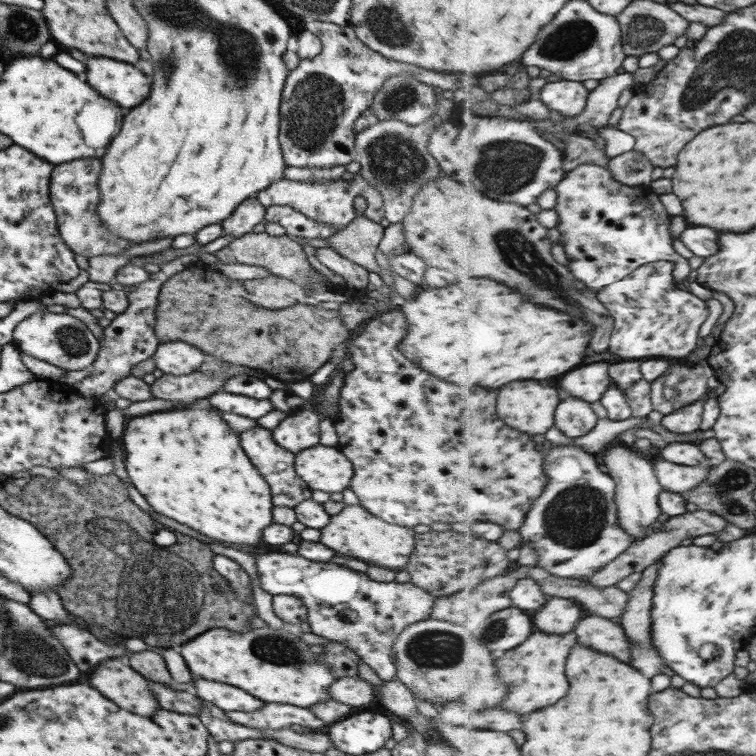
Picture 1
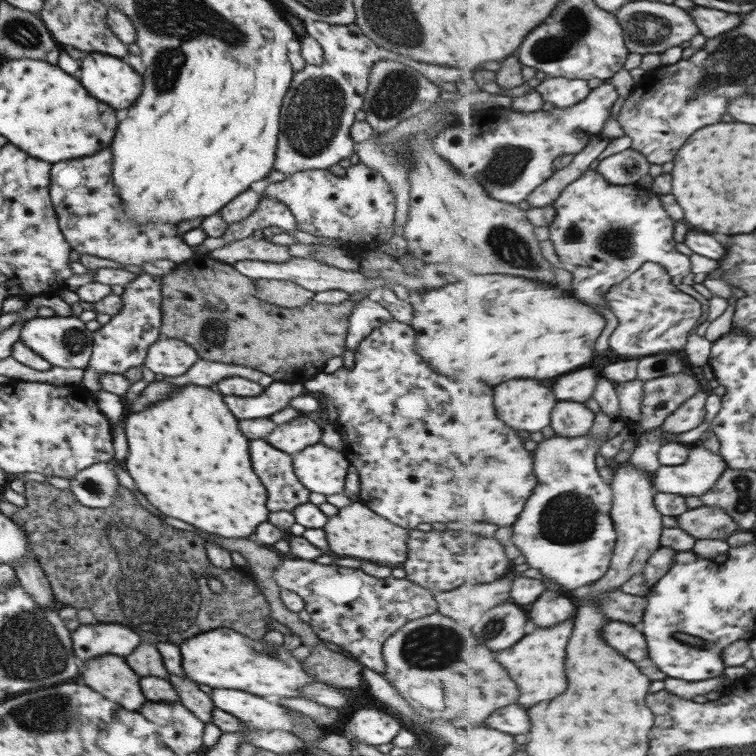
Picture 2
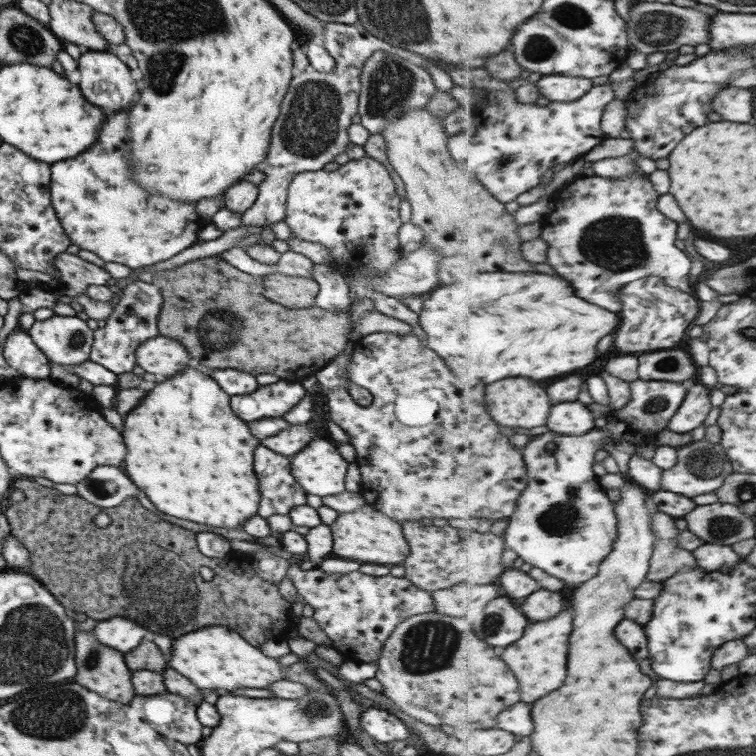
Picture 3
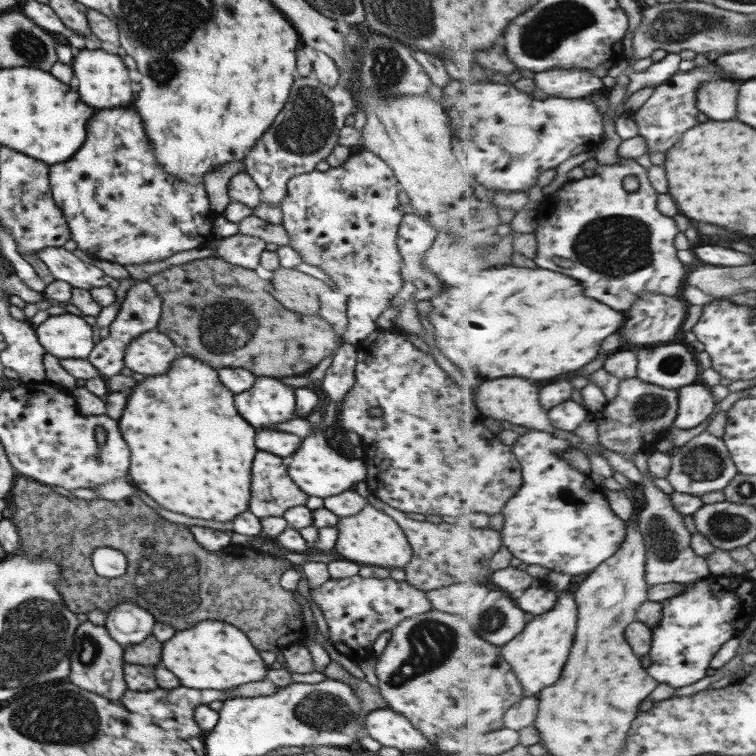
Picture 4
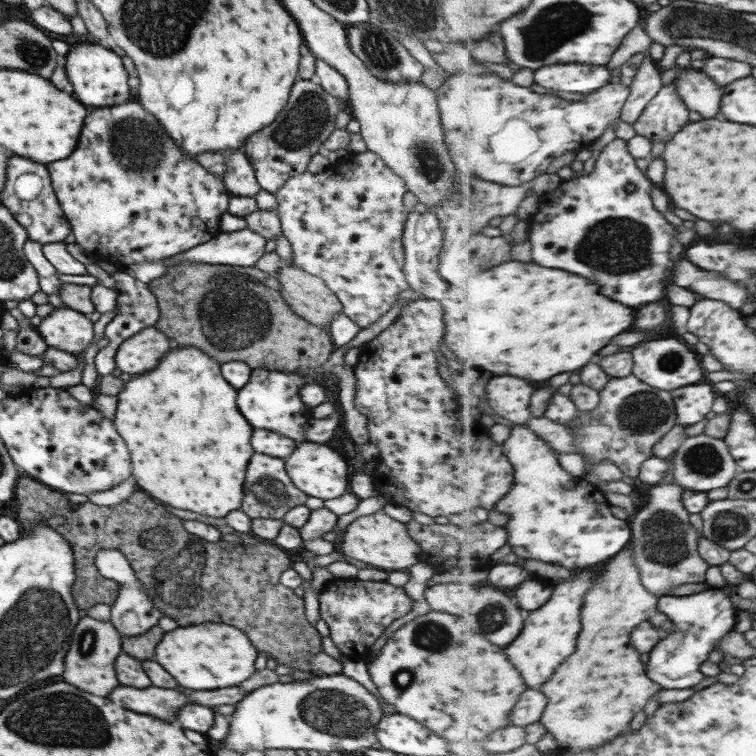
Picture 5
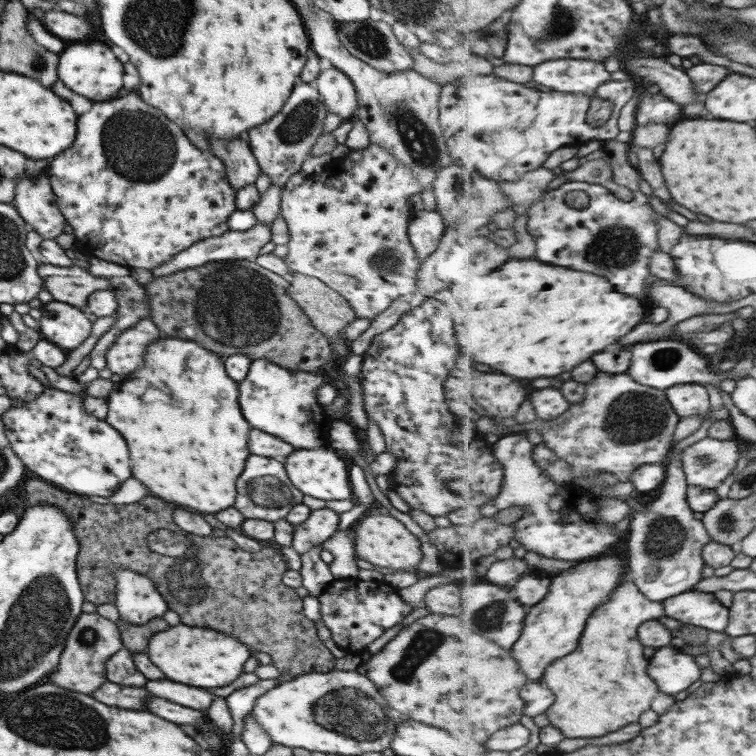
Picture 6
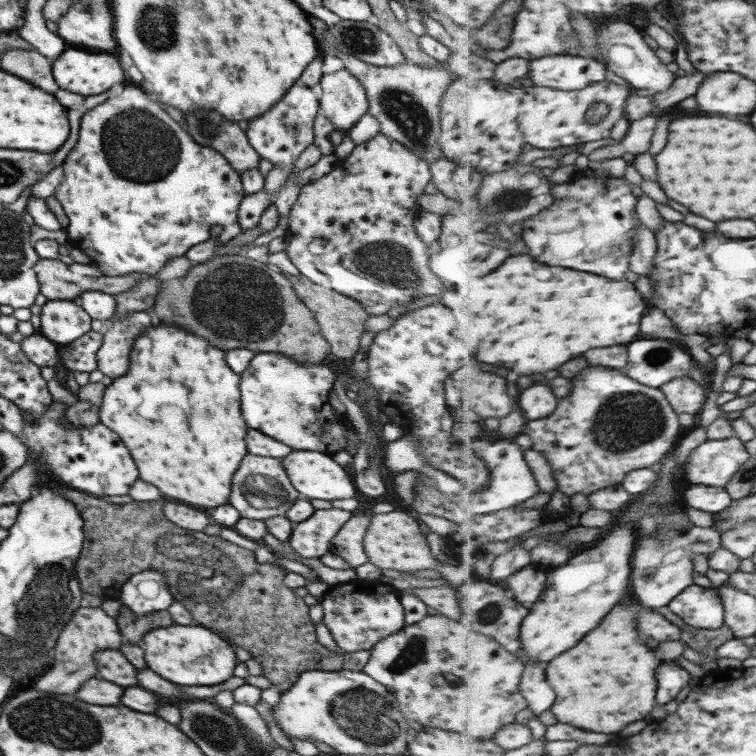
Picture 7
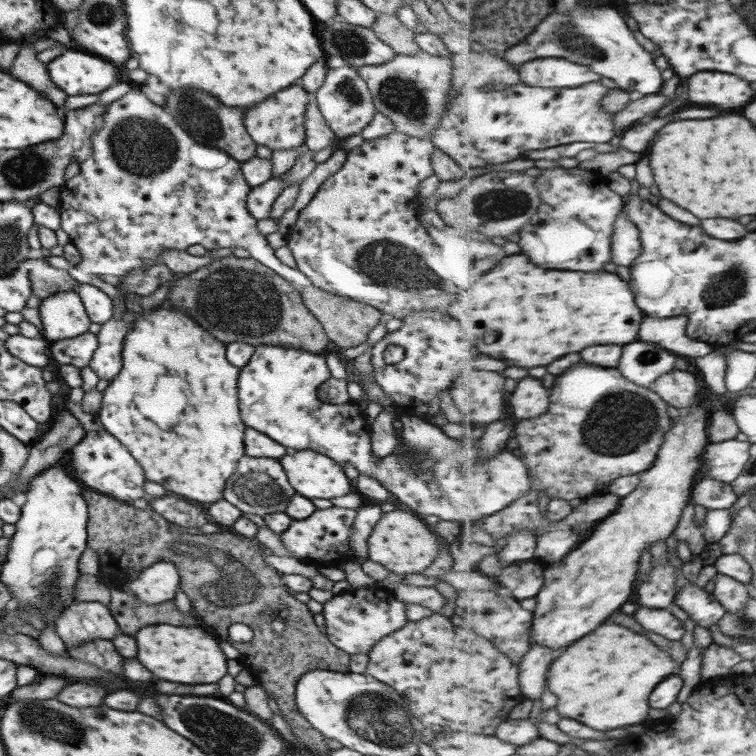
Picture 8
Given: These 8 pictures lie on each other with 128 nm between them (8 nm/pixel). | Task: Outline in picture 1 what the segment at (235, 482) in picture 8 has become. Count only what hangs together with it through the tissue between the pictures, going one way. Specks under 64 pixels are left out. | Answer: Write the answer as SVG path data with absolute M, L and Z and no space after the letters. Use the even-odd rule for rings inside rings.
M260 426L248 429L248 432L240 434L240 444L242 444L246 456L256 466L256 470L270 484L274 506L290 506L290 508L294 508L296 504L300 504L300 502L304 502L304 500L308 500L312 496L311 488L308 488L308 485L300 480L297 472L294 472L294 454L286 452L284 448L278 446L272 440L272 432L270 430Z

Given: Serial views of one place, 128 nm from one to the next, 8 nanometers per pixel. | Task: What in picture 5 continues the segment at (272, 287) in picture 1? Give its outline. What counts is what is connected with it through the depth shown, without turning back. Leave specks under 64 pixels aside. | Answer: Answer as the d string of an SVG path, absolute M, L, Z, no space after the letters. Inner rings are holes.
M288 265L279 269L277 279L281 284L279 292L282 298L298 316L301 316L310 324L328 329L333 316L343 312L343 304L320 277L304 272L304 270L298 267Z

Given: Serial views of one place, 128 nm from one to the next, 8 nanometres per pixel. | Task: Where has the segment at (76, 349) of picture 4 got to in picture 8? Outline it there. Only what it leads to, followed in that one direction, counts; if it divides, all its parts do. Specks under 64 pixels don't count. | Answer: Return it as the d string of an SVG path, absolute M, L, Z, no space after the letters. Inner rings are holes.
M76 290L58 291L43 299L38 310L44 328L41 334L50 342L80 336L92 324Z

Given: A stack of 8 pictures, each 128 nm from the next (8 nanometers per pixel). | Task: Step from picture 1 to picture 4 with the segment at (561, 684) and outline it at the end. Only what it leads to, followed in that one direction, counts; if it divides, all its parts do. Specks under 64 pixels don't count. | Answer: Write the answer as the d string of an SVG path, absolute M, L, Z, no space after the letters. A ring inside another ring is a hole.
M562 592L560 600L554 610L536 616L532 624L524 630L524 636L518 636L512 644L504 646L506 660L516 668L520 680L524 680L524 688L529 696L538 696L544 688L554 686L564 672L564 666L570 660L576 632L578 632L578 620L580 620L580 608L574 592Z

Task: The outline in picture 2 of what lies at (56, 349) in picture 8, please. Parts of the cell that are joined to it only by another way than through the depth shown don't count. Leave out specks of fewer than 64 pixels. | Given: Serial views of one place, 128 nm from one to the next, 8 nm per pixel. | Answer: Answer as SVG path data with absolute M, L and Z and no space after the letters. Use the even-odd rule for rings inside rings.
M147 274L138 275L132 282L126 283L120 289L121 309L118 314L111 316L111 319L105 325L93 332L93 351L91 352L91 360L88 367L84 370L84 379L81 385L93 394L100 392L100 376L104 374L124 375L130 368L139 367L145 362L147 348L154 344L162 337L161 330L161 276L153 276Z

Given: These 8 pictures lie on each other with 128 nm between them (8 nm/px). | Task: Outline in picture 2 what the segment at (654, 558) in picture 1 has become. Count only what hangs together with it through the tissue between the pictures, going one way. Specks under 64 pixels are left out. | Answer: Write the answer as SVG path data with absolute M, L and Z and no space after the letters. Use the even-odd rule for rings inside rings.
M704 505L683 514L678 518L678 525L699 540L728 540L736 532L742 531L742 526L728 514L728 510Z

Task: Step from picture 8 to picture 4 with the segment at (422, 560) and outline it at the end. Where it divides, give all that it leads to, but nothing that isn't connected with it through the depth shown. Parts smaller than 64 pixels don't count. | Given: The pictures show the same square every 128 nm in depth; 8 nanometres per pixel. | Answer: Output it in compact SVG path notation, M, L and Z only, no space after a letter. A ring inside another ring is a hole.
M366 506L358 516L342 518L338 524L338 542L336 552L342 554L348 560L360 562L360 565L384 566L392 568L403 568L412 558L412 548L402 532L402 528L384 512L378 512L372 506Z

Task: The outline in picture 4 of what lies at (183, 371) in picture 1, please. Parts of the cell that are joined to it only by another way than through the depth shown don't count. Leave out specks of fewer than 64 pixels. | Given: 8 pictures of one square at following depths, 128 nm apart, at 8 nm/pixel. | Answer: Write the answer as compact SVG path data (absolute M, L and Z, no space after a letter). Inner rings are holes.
M152 330L131 340L124 353L124 365L134 373L150 377L164 374L172 360L184 355L184 349L176 346L169 336Z

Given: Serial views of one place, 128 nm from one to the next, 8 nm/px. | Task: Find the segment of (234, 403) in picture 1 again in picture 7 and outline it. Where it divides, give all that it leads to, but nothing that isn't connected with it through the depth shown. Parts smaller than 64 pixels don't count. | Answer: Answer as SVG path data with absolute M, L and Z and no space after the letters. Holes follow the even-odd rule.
M261 352L255 353L241 378L242 416L250 428L264 432L294 450L349 452L350 446L361 442L347 417L334 416L329 391L333 389L335 375L328 366L300 364L280 353Z

